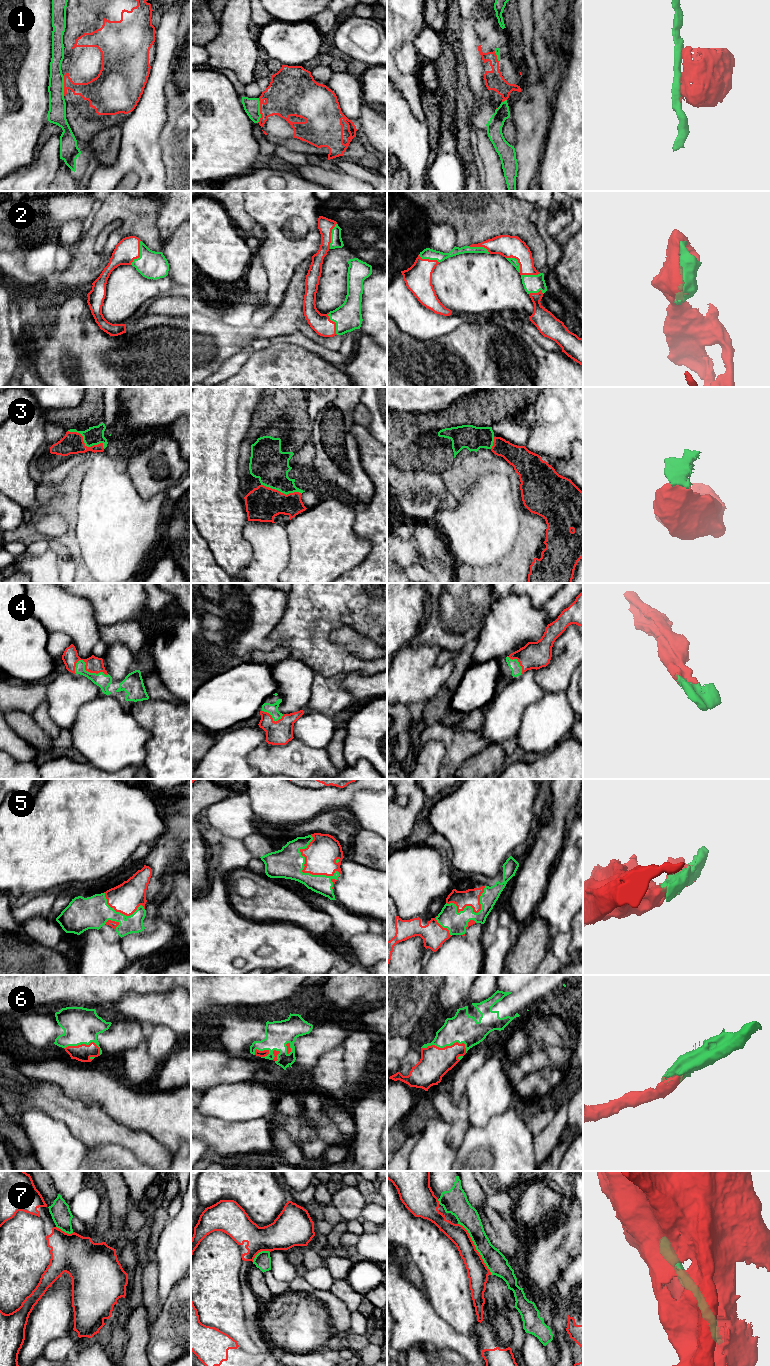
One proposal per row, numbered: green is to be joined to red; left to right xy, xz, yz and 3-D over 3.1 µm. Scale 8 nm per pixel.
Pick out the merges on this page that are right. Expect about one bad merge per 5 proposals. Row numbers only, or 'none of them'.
2, 3, 4, 5, 6

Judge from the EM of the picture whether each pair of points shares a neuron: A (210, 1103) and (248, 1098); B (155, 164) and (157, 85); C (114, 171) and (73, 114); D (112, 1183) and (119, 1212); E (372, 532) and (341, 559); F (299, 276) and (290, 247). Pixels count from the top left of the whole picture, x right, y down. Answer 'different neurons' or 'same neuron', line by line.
A: same neuron
B: same neuron
C: different neurons
D: same neuron
E: different neurons
F: different neurons

